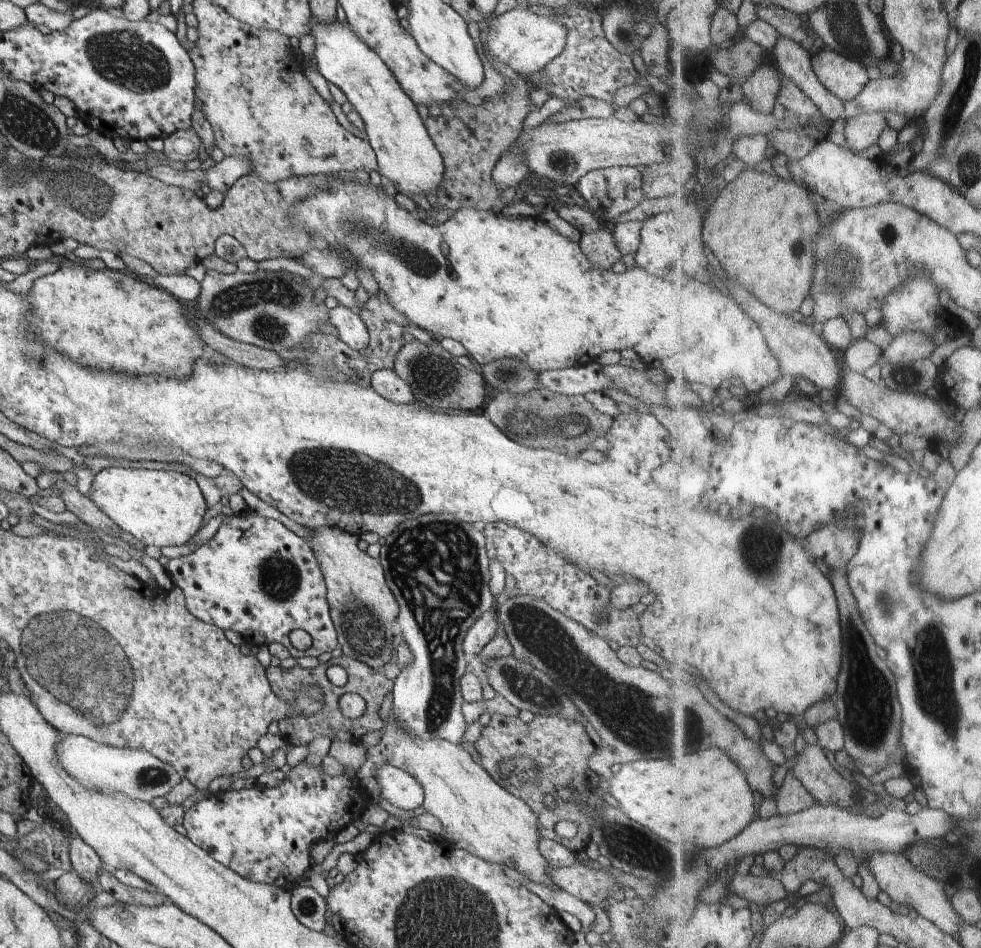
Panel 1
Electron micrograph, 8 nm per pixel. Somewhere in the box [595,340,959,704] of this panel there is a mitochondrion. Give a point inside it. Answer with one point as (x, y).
(761, 550)

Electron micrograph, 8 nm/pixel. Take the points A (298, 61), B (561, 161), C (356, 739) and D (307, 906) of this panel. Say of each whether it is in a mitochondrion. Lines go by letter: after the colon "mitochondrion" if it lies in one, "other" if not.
A: other
B: mitochondrion
C: other
D: mitochondrion

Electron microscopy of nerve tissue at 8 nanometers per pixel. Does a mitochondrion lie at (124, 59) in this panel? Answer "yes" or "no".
yes

